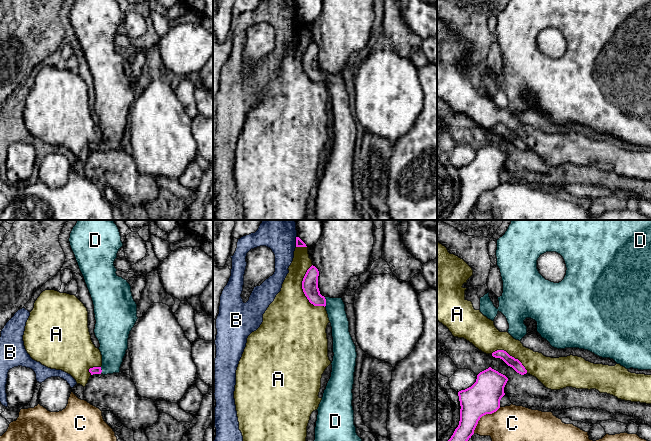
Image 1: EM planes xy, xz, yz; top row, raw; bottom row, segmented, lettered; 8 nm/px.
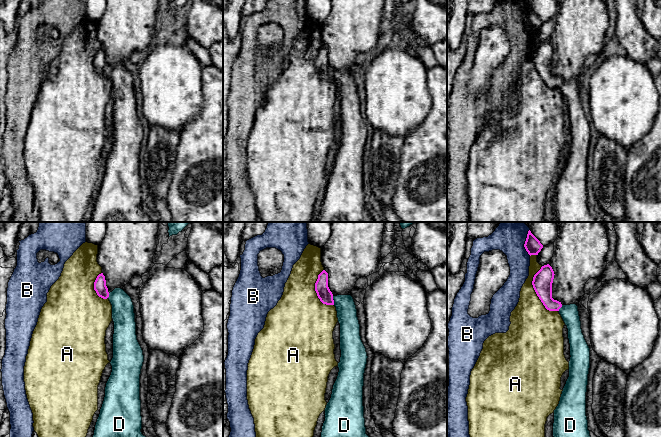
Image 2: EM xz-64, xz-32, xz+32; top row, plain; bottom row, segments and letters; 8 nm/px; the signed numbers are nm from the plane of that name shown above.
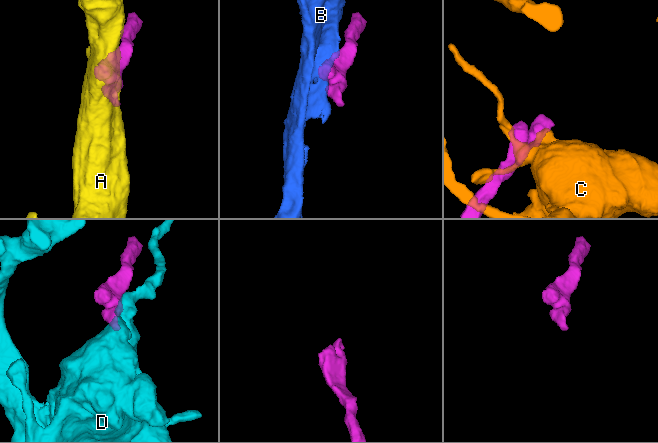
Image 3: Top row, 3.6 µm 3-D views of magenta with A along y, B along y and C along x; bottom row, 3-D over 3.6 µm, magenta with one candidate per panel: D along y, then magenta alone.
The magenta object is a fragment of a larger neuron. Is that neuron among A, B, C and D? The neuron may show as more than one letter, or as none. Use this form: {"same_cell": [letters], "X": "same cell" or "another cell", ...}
{"same_cell": ["D"], "A": "another cell", "B": "another cell", "C": "another cell", "D": "same cell"}

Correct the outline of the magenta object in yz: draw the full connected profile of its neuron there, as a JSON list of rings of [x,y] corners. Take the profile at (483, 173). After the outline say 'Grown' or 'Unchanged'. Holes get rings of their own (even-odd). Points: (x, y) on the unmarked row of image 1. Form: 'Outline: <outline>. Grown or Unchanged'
Outline: [[[489,143],[477,151],[476,158],[458,168],[460,197],[451,214],[442,220],[465,220],[474,210],[480,194],[500,184],[508,154]]]. Unchanged

